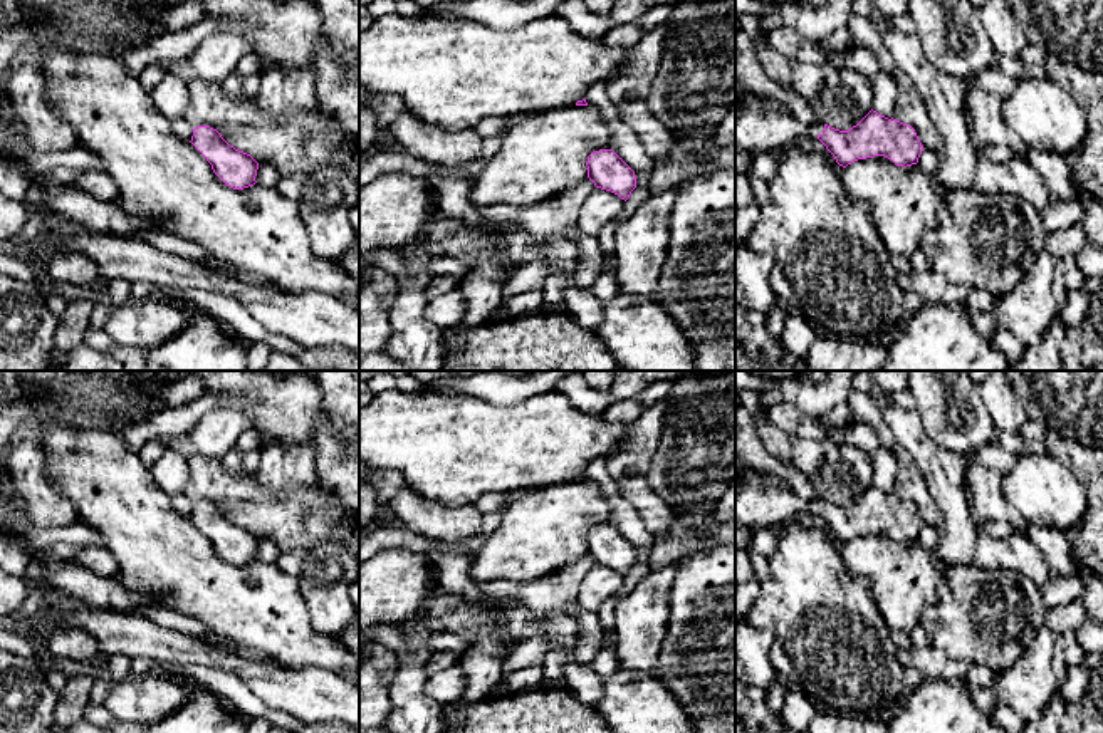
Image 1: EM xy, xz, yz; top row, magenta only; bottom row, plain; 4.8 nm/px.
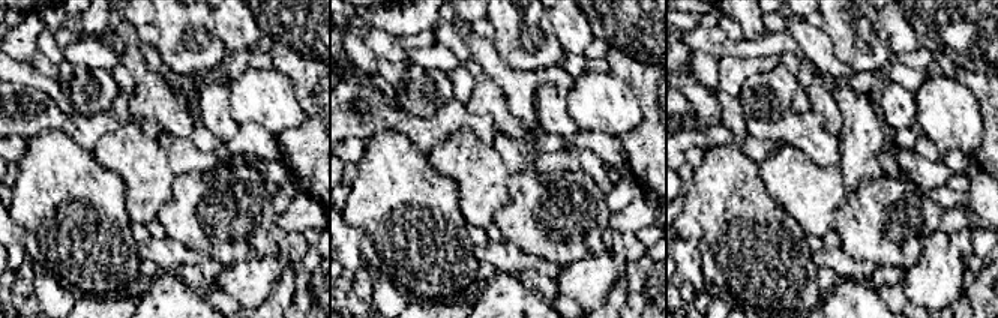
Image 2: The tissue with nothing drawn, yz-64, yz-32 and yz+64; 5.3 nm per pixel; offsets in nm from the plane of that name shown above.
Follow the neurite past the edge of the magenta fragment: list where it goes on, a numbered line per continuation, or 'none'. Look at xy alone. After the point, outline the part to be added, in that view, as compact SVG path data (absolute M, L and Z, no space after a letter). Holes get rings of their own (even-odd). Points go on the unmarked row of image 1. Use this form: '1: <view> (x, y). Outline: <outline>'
none

